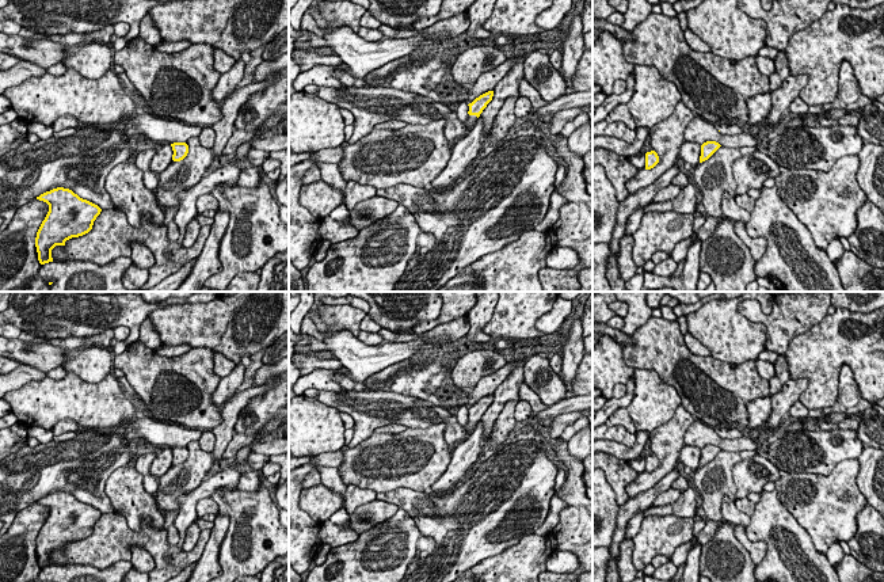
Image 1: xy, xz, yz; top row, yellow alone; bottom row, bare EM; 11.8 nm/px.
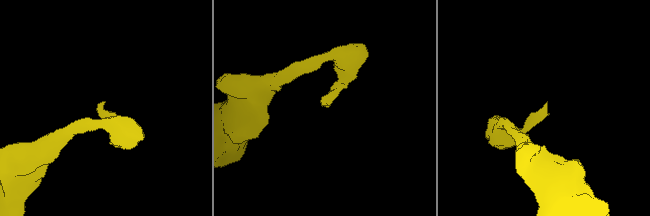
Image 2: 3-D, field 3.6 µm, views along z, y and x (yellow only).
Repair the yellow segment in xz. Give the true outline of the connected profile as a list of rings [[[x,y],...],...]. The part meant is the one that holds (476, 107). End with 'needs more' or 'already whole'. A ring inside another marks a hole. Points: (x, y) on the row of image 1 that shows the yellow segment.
[[[488,91],[468,104],[469,106],[469,111],[468,111],[469,117],[465,122],[462,122],[466,129],[470,130],[475,126],[475,123],[476,123],[477,118],[480,117],[480,114],[483,113],[483,110],[492,100],[492,96],[494,96],[494,91]]]; needs more

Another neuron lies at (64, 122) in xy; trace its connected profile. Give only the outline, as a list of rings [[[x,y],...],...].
[[[62,115],[53,122],[52,129],[54,132],[61,132],[69,128],[77,128],[77,125],[79,121],[73,115]]]

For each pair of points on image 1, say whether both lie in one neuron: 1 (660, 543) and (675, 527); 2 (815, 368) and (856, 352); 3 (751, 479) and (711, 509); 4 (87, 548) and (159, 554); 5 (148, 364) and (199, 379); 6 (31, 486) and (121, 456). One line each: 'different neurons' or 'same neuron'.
1: same neuron
2: same neuron
3: different neurons
4: same neuron
5: same neuron
6: same neuron

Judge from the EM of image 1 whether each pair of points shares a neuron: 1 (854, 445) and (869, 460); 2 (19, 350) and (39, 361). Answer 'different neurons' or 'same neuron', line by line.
1: different neurons
2: same neuron

